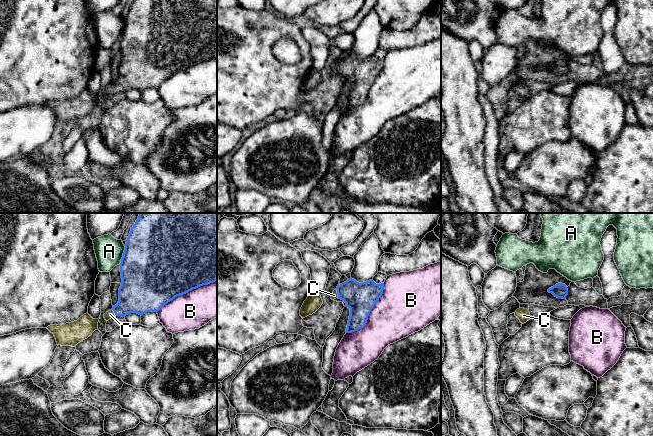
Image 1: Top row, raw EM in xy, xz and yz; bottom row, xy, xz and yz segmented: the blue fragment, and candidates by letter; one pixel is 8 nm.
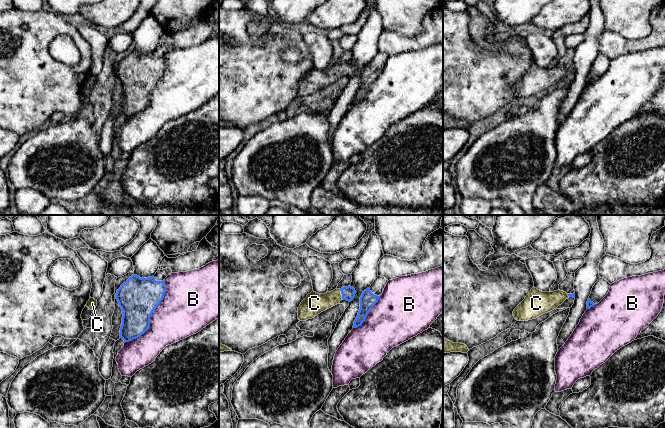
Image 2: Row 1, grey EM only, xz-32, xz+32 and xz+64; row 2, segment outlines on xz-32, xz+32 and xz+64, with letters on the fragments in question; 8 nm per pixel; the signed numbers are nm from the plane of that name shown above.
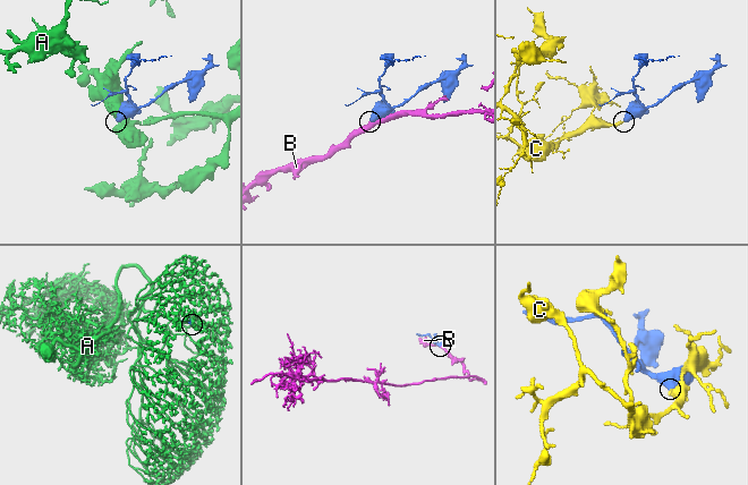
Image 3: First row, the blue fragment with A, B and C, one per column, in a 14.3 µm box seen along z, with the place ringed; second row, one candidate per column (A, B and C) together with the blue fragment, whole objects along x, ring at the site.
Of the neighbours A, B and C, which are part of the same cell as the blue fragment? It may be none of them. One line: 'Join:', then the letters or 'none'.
Join: C

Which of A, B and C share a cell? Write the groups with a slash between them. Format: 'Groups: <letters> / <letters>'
Groups: A / B / C

